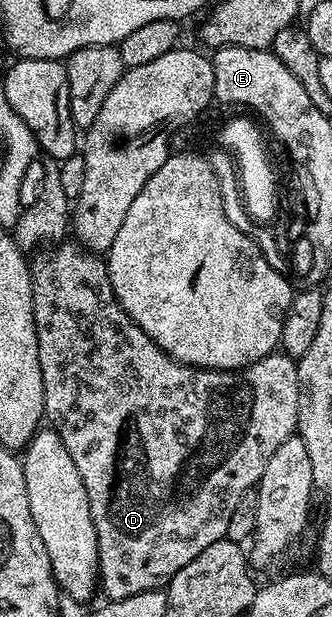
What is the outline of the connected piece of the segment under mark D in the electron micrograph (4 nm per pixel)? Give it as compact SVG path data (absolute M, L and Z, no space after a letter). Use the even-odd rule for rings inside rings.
M60 242L55 246L44 246L31 257L32 305L34 306L34 326L38 334L38 362L42 366L42 386L44 387L44 415L57 436L62 438L70 458L78 466L80 483L86 486L88 515L94 522L96 531L96 571L98 588L105 592L109 601L130 598L139 592L154 592L163 589L169 580L186 566L206 546L225 539L230 526L230 514L234 506L246 492L259 485L266 462L274 455L274 450L293 436L298 422L298 370L296 360L277 350L272 355L254 362L248 368L238 368L234 372L219 372L216 368L196 368L193 364L183 364L168 356L130 319L126 310L110 286L108 265L97 253L88 251L79 242Z

